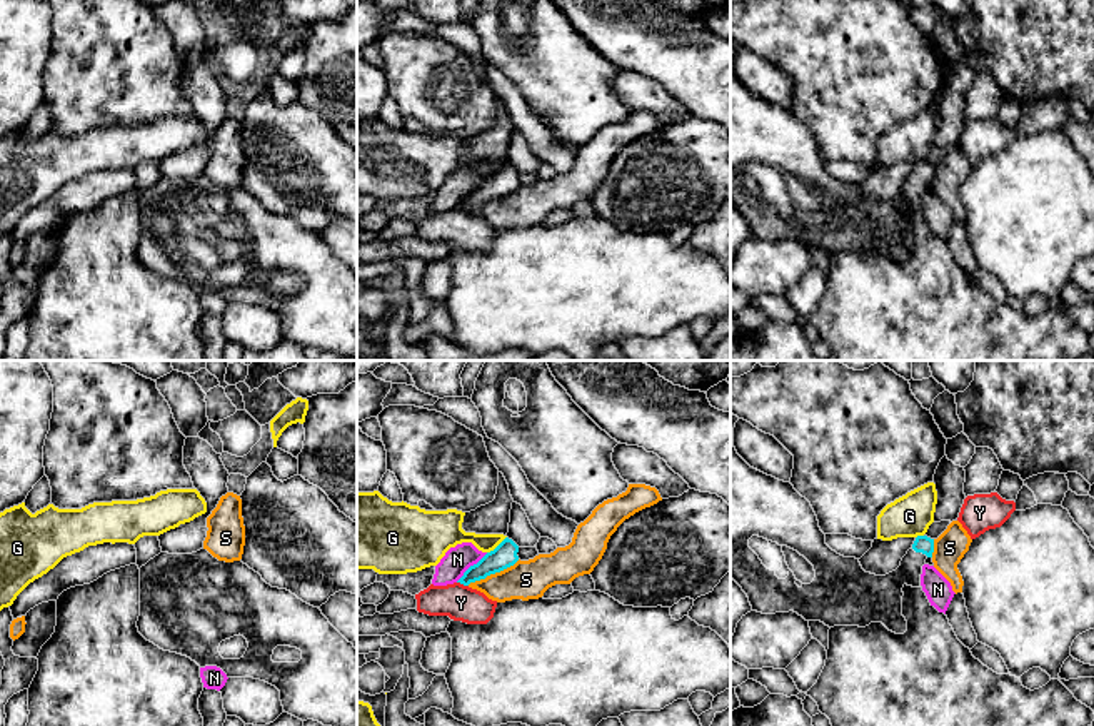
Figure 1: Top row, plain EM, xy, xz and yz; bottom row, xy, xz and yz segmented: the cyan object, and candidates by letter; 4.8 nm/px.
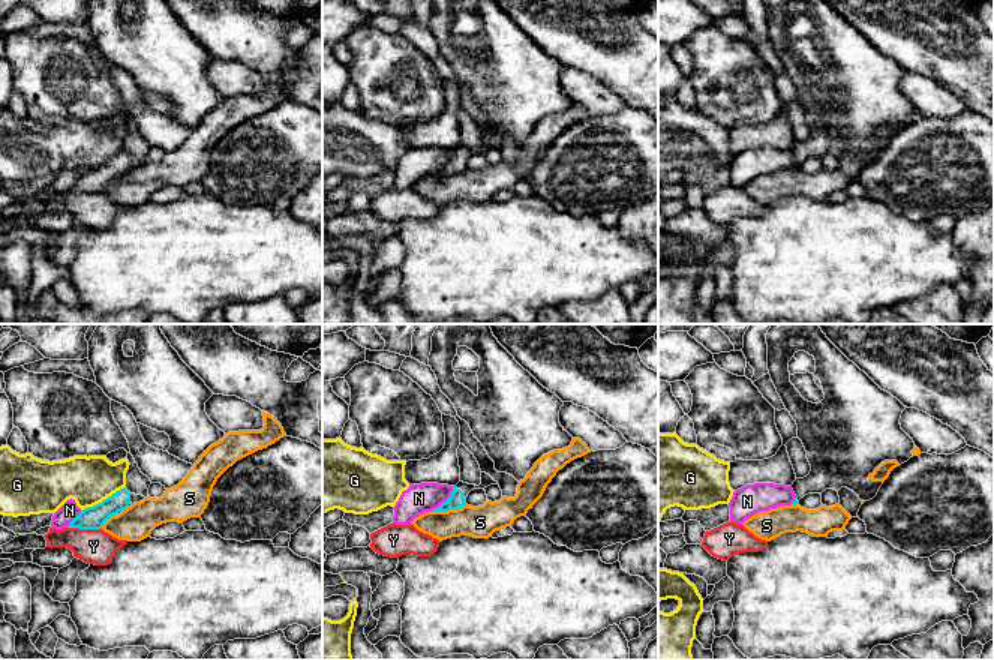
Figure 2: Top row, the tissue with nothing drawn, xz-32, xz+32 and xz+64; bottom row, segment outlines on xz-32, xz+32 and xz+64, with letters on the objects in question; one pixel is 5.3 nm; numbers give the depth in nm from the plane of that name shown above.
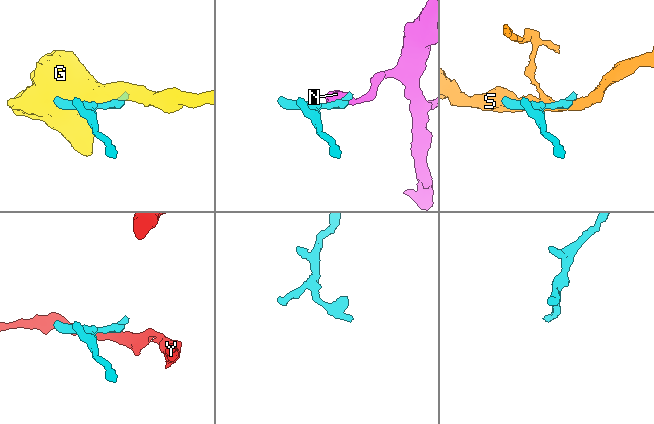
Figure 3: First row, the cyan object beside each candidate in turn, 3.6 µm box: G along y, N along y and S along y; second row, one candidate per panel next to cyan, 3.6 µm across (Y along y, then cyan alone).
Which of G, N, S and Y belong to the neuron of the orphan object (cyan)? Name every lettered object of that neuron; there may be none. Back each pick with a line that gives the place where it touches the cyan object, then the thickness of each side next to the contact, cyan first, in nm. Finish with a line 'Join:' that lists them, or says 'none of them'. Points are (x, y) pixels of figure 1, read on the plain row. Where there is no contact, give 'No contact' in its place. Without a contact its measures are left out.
Join: none of them

